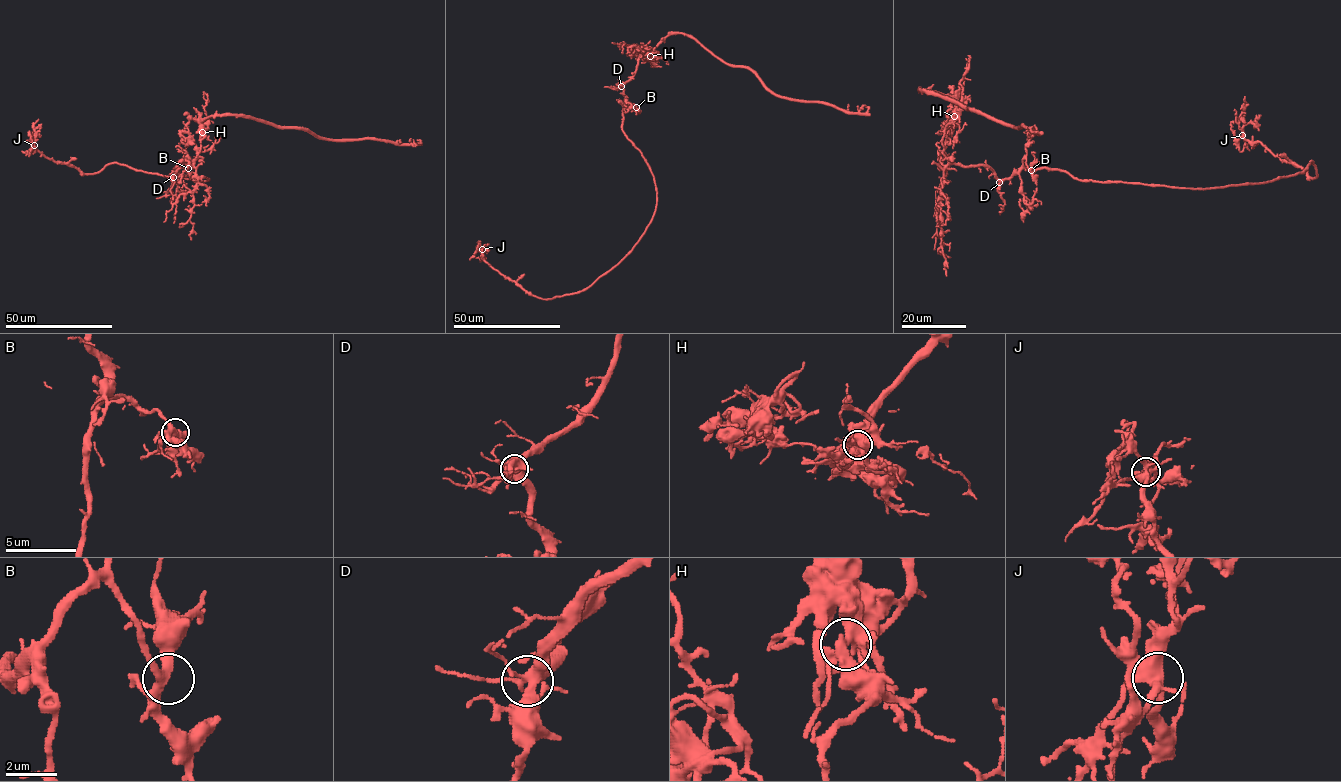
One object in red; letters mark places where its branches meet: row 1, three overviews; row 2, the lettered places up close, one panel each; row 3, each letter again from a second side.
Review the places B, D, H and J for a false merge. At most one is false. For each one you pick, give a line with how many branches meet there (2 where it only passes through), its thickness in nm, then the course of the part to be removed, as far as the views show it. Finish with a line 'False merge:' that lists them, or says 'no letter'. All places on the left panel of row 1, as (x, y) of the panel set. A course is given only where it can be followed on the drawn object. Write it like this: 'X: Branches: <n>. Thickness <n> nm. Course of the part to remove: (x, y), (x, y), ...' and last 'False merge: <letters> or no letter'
H: Branches: 6. Thickness 400 nm. Course of the part to remove: (202, 132), (206, 118), (246, 115), (325, 138), (418, 140)
False merge: H

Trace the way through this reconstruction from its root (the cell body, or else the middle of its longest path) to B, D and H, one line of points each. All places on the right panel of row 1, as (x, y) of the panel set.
B: (1038, 168), (1027, 169), (1023, 165), (1025, 157), (1031, 170)
D: (1038, 168), (1022, 168), (999, 182)
H: (1038, 168), (1022, 168), (1010, 177), (999, 180), (987, 166), (955, 163), (941, 144), (945, 127), (954, 116)

